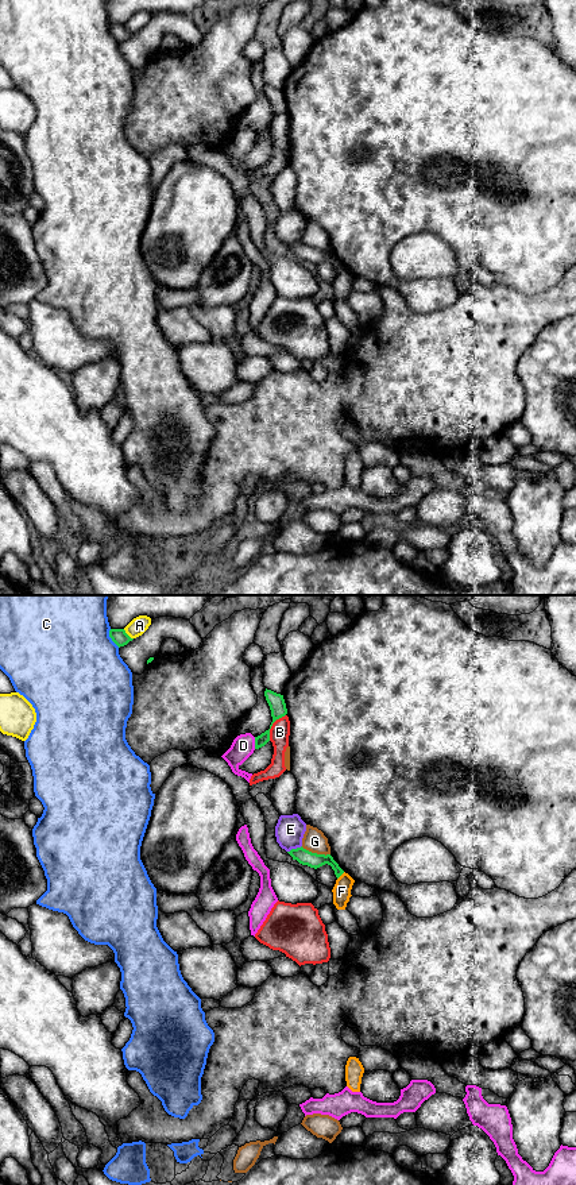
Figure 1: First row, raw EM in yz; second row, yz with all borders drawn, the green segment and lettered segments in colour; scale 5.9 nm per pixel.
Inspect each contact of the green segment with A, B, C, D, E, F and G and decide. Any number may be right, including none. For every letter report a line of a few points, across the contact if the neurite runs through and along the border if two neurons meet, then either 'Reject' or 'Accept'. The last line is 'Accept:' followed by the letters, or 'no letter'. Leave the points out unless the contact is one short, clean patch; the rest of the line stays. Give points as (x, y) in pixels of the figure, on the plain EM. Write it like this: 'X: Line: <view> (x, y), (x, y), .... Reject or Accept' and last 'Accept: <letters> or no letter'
A: Reject
B: Reject
C: Reject
D: Line: yz (254, 132), (255, 143). Reject
E: Line: yz (301, 240), (288, 247). Reject
F: Line: yz (344, 267), (337, 274). Reject
G: Reject
Accept: no letter

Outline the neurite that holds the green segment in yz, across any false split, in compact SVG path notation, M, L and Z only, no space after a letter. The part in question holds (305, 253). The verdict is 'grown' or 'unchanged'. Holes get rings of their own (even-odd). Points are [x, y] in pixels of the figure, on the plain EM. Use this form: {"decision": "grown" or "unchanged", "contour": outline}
{"decision": "unchanged", "contour": "M302 242L291 244L287 248L293 252L293 255L297 255L299 259L308 260L314 265L325 259L330 260L337 274L344 269L344 266L339 262L339 259L333 255L330 250L325 251L325 250L312 248L304 244Z"}

